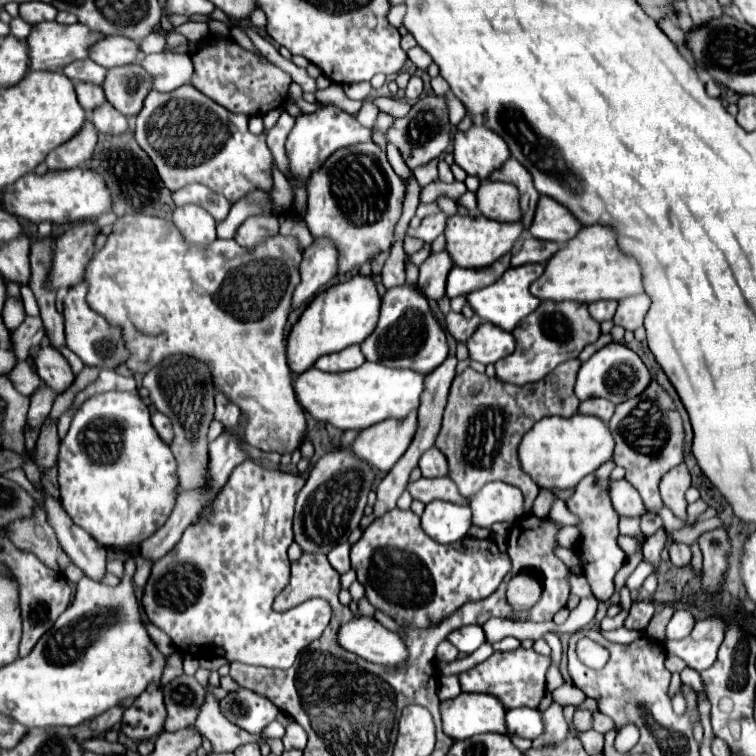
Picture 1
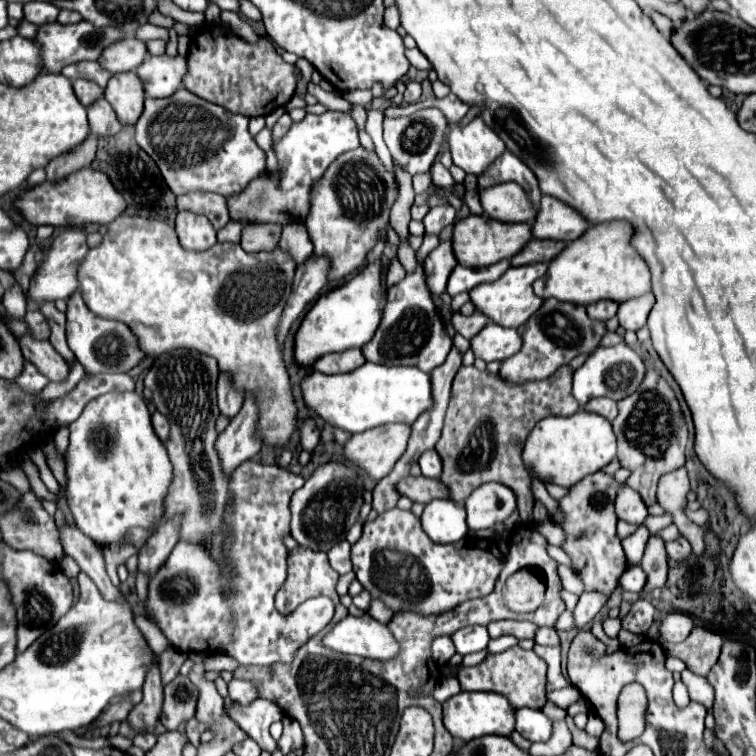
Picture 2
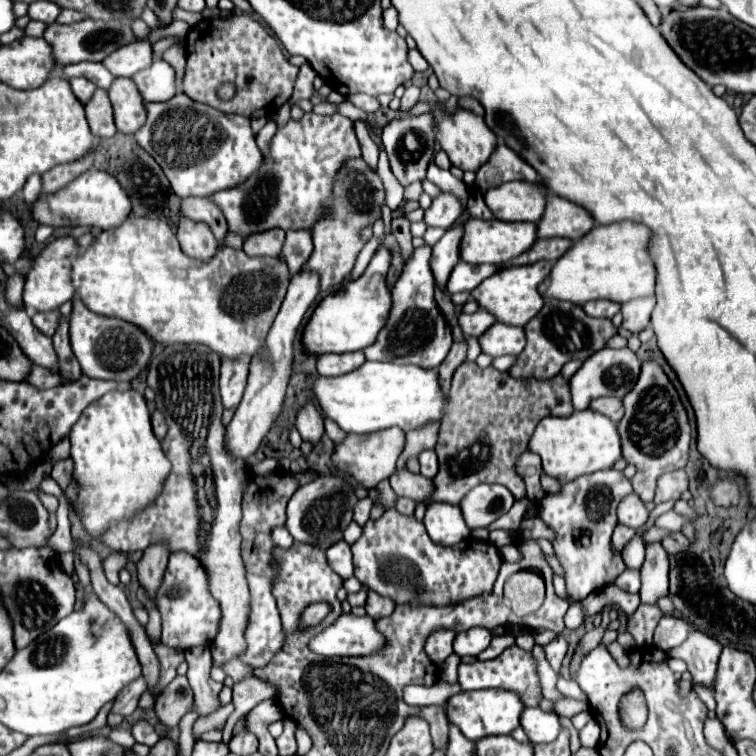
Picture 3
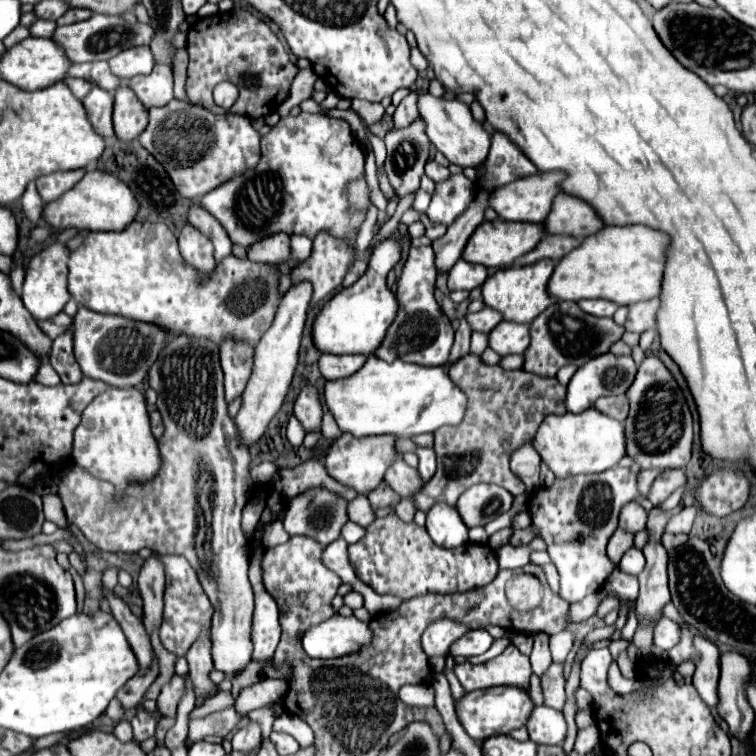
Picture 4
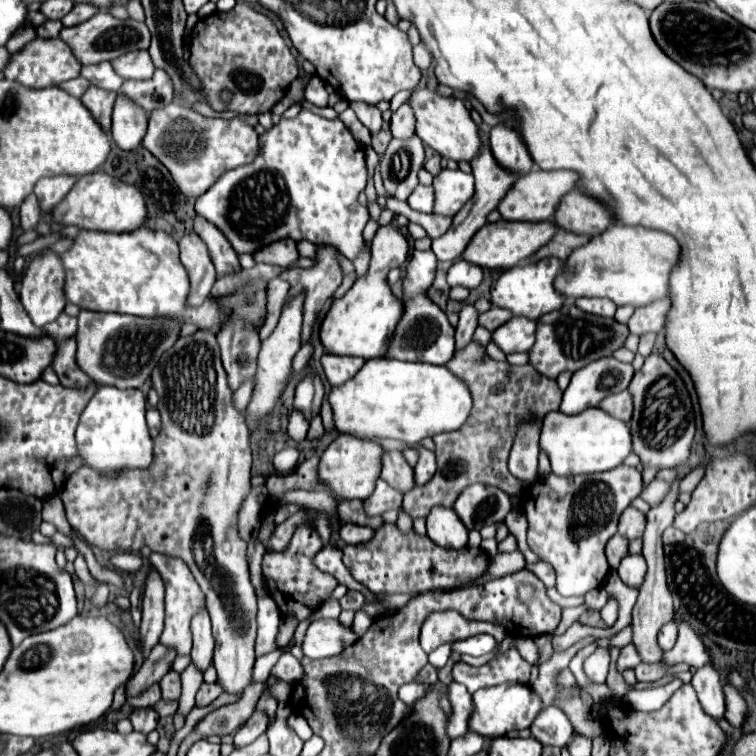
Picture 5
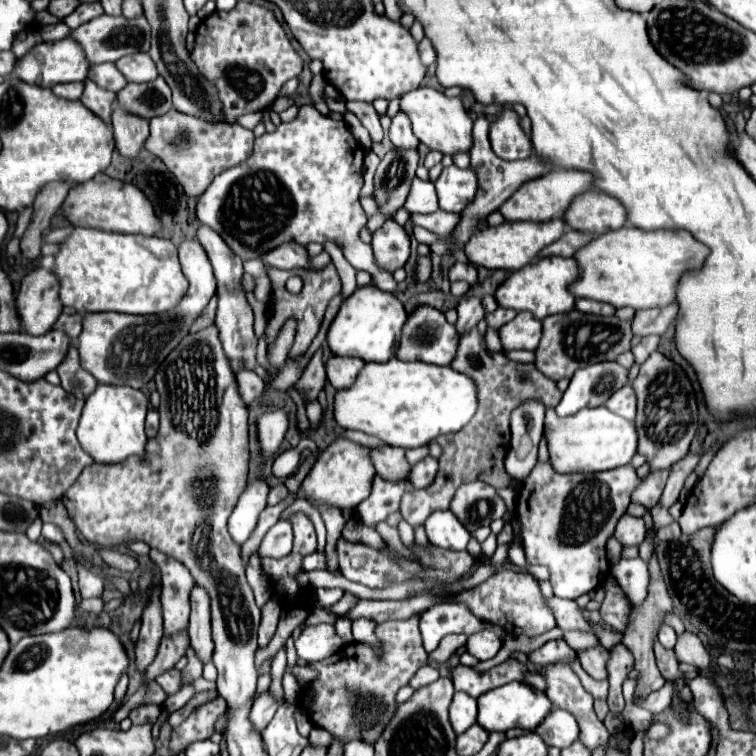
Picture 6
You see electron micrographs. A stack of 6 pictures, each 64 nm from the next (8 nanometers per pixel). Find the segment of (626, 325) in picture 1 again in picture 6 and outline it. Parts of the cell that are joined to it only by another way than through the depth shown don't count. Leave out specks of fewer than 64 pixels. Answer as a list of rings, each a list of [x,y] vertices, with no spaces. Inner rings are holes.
[[[670,304],[666,308],[650,308],[650,310],[638,310],[632,322],[634,334],[638,336],[664,336],[670,324],[678,316],[678,304]]]

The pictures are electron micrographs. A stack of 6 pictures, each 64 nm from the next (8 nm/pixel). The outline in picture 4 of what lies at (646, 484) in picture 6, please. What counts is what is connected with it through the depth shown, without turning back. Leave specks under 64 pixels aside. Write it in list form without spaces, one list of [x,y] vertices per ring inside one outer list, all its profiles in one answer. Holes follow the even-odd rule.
[[[678,468],[678,470],[664,470],[664,472],[654,480],[654,484],[652,484],[652,488],[650,488],[650,492],[648,492],[646,498],[648,498],[654,506],[658,506],[658,504],[662,504],[676,488],[680,488],[684,482],[686,482],[686,472],[684,472],[682,468]]]

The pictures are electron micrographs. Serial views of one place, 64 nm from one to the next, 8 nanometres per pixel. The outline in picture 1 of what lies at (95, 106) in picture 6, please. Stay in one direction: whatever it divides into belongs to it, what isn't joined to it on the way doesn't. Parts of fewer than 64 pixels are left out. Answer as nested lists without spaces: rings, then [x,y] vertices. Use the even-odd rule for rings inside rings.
[[[108,102],[90,112],[90,122],[102,134],[122,134],[128,128],[128,120]]]

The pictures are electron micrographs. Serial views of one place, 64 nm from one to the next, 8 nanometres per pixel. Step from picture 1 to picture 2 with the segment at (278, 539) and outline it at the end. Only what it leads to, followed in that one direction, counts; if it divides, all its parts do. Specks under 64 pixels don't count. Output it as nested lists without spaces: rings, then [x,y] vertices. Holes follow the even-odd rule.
[[[244,462],[236,472],[232,472],[232,494],[234,502],[232,508],[226,512],[226,522],[234,528],[234,536],[228,542],[232,562],[236,562],[236,580],[230,580],[216,562],[200,548],[198,544],[178,542],[172,554],[168,556],[166,564],[160,568],[160,572],[150,580],[148,590],[148,602],[146,612],[156,620],[160,630],[164,630],[164,636],[168,642],[182,652],[206,652],[212,654],[216,650],[226,652],[234,660],[238,660],[242,666],[270,666],[274,662],[290,662],[296,648],[304,644],[310,636],[318,634],[334,614],[334,604],[328,598],[314,598],[306,600],[302,604],[302,616],[282,616],[274,608],[274,594],[286,580],[286,556],[288,550],[282,544],[282,534],[290,532],[290,496],[294,490],[304,486],[304,478],[296,476],[280,466],[266,466],[258,462]],[[232,582],[236,582],[236,596],[226,598],[224,590],[232,588]]]

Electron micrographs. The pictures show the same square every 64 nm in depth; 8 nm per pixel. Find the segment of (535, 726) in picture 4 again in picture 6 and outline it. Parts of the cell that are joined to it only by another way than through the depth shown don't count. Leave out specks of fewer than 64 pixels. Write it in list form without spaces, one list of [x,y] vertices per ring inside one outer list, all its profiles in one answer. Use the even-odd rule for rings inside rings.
[[[566,710],[550,712],[546,720],[540,724],[540,728],[536,728],[534,732],[538,732],[548,746],[556,746],[556,748],[568,748],[580,738],[578,722]]]

